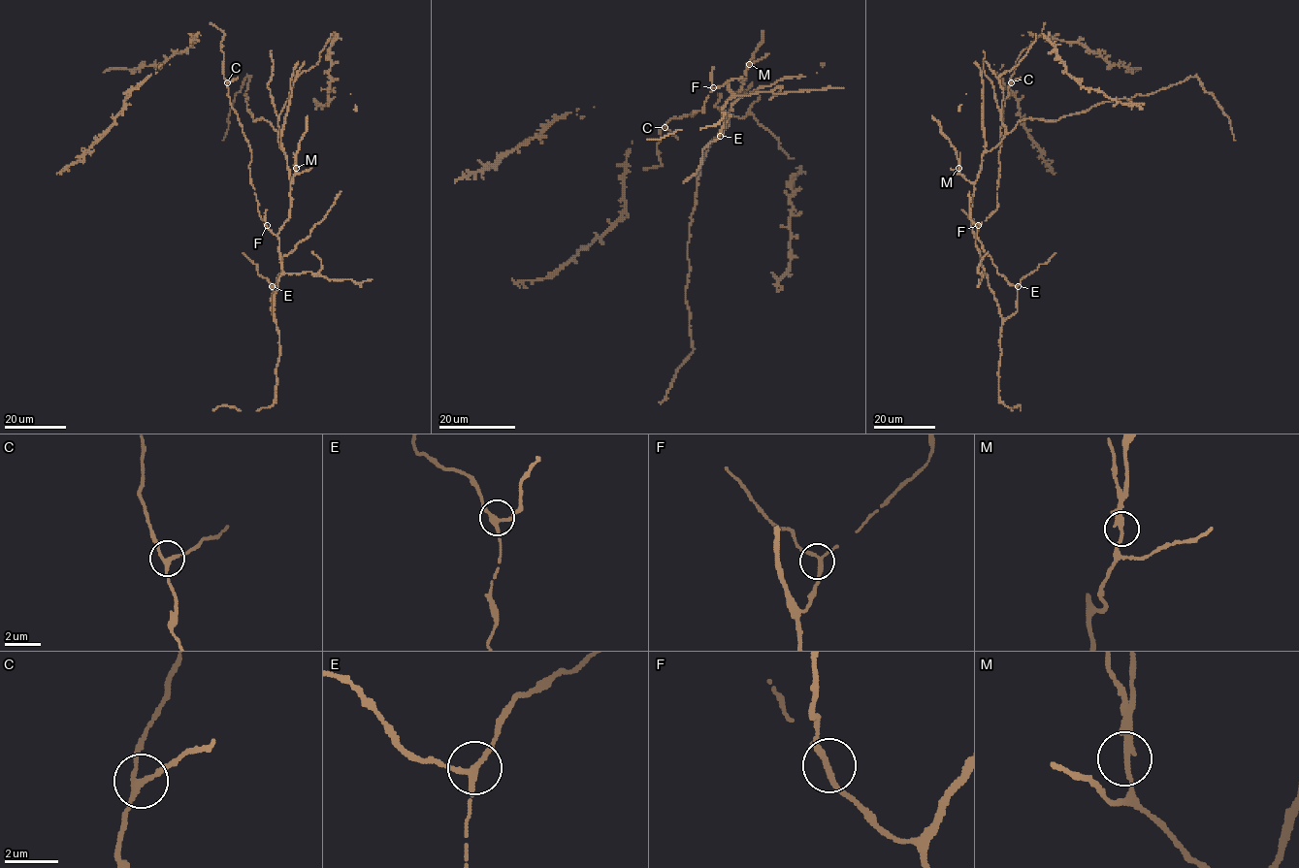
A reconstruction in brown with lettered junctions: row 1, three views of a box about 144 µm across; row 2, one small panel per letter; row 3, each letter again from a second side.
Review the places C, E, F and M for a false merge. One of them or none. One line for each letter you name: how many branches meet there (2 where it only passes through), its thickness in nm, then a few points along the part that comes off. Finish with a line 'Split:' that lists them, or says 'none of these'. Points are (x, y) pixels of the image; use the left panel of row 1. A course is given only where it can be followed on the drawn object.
M: 3 | 190 nm | (296, 169), (297, 151), (306, 131), (307, 115)
Split: M

